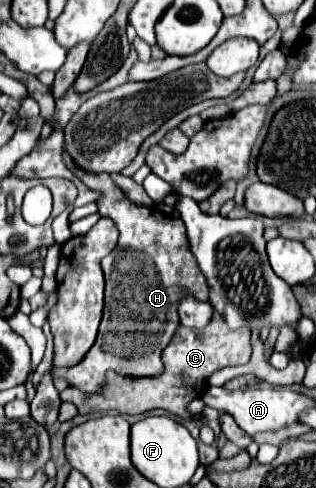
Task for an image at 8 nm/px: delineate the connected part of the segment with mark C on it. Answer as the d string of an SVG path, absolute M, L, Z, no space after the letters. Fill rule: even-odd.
M214 313L212 321L206 329L194 331L194 329L186 329L182 325L178 327L170 345L162 353L162 361L164 361L166 369L160 377L124 379L124 377L118 377L116 373L110 373L108 375L108 389L104 395L86 395L78 389L66 387L64 391L60 391L60 399L74 403L78 413L82 413L82 415L88 415L90 411L106 411L106 409L114 409L118 413L128 413L128 415L130 413L138 415L138 413L162 407L170 413L176 413L182 419L196 419L196 415L192 415L188 411L188 403L192 399L196 399L196 395L202 395L206 391L208 377L222 367L248 363L250 355L252 355L250 329L242 327L238 331L230 331L226 327L224 319L218 313Z

